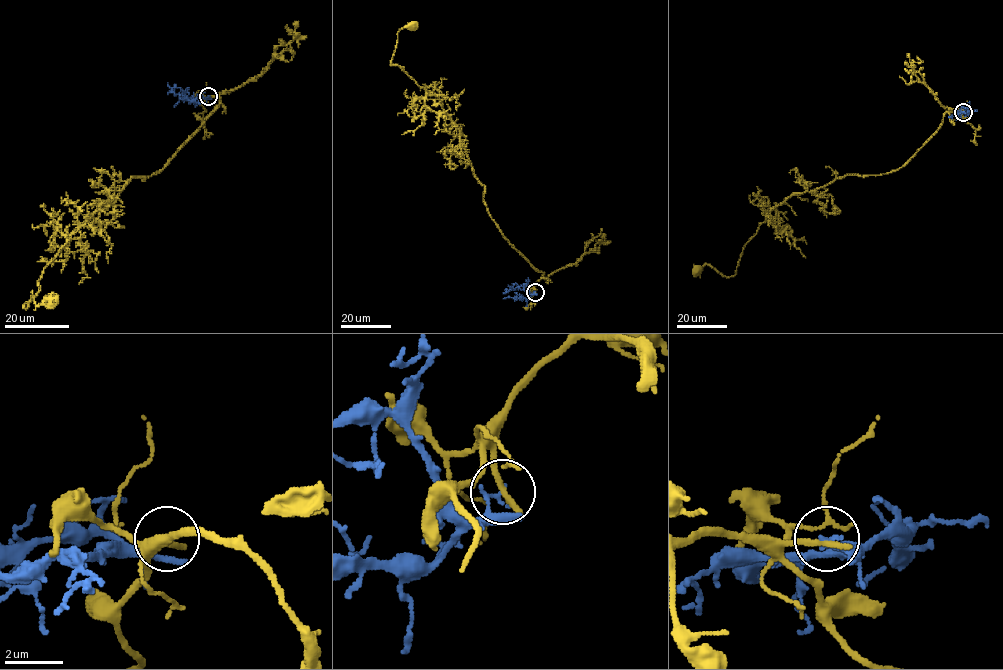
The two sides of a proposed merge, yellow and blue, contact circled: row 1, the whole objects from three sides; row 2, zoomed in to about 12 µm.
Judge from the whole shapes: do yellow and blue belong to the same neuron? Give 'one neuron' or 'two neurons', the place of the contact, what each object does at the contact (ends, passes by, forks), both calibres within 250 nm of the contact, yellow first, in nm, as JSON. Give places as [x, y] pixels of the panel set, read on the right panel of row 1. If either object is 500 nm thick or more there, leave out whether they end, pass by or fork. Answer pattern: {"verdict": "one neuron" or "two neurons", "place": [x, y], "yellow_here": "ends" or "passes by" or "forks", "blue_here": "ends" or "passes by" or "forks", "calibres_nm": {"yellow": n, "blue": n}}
{"verdict": "two neurons", "place": [963, 112], "yellow_here": "ends", "blue_here": "ends", "calibres_nm": {"yellow": 240, "blue": 160}}

